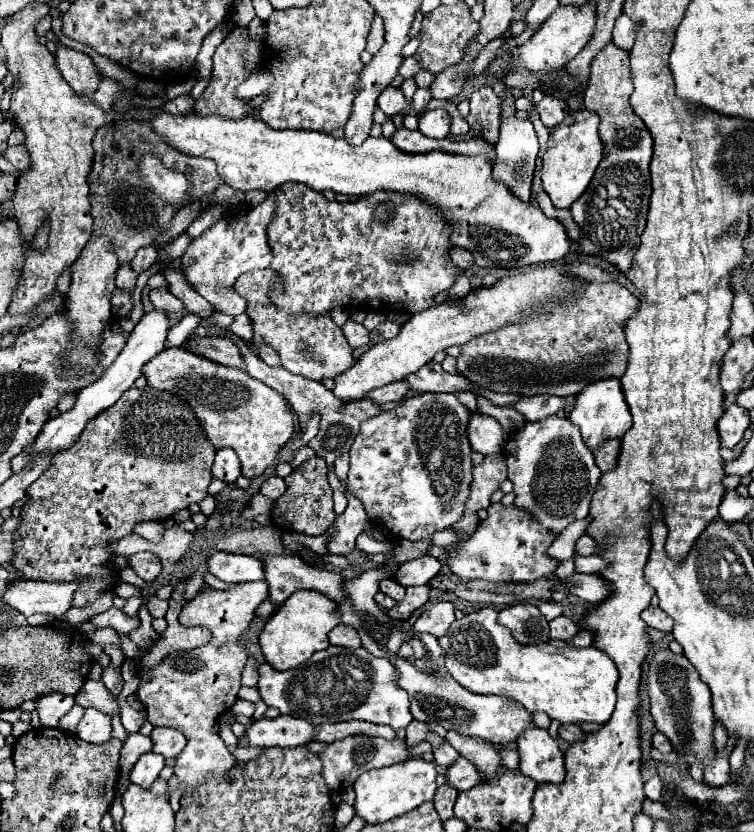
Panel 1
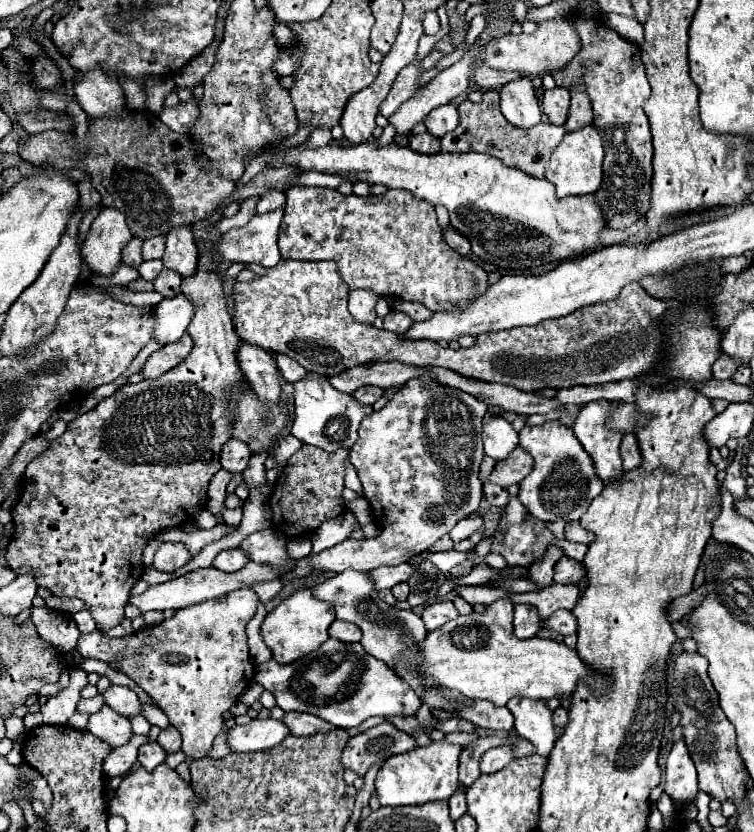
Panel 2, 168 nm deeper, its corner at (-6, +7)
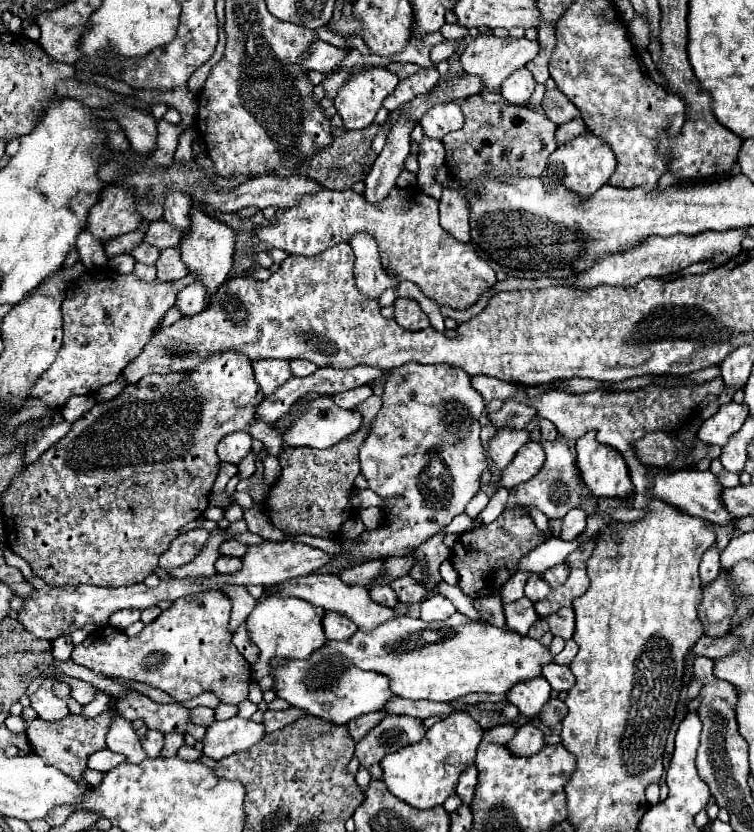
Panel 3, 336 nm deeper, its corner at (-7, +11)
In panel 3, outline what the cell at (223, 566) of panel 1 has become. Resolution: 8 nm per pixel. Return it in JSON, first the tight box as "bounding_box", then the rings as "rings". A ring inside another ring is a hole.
{"bounding_box":[215,555,241,573],"rings":[[[221,555],[221,557],[215,561],[215,569],[217,569],[217,573],[237,573],[237,571],[241,569],[241,559]]]}

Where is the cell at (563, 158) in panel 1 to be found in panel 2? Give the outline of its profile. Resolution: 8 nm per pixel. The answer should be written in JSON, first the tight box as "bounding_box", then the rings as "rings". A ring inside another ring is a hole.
{"bounding_box":[546,125,604,197],"rings":[[[594,125],[582,127],[578,131],[566,133],[562,143],[554,149],[546,165],[546,179],[556,187],[558,197],[596,193],[598,187],[602,185],[602,159],[604,159],[604,147],[596,127]]]}

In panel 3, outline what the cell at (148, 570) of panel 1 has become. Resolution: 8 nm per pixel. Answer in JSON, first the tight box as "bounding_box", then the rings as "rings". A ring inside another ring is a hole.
{"bounding_box":[159,529,209,569],"rings":[[[193,529],[193,531],[185,531],[179,537],[175,537],[169,545],[169,549],[161,555],[159,559],[159,567],[161,569],[173,569],[173,567],[181,567],[189,561],[193,561],[193,557],[201,551],[201,547],[205,545],[209,537],[209,531],[205,529]]]}

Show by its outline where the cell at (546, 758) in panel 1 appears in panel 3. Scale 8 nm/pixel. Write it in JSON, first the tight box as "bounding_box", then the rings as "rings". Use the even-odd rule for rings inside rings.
{"bounding_box":[507,677,551,721],"rings":[[[537,677],[535,681],[521,681],[519,685],[515,685],[515,689],[507,693],[507,699],[519,709],[519,713],[525,719],[531,721],[539,717],[539,713],[547,705],[549,693],[551,693],[551,685],[547,683],[547,679]]]}

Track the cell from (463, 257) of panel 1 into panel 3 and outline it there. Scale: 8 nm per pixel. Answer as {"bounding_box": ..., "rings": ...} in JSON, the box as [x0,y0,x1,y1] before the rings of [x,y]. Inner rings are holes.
{"bounding_box":[439,189,469,243],"rings":[[[443,189],[443,195],[439,199],[439,211],[441,211],[441,227],[447,233],[451,233],[457,241],[469,243],[467,199],[461,193],[455,193],[455,189]]]}

